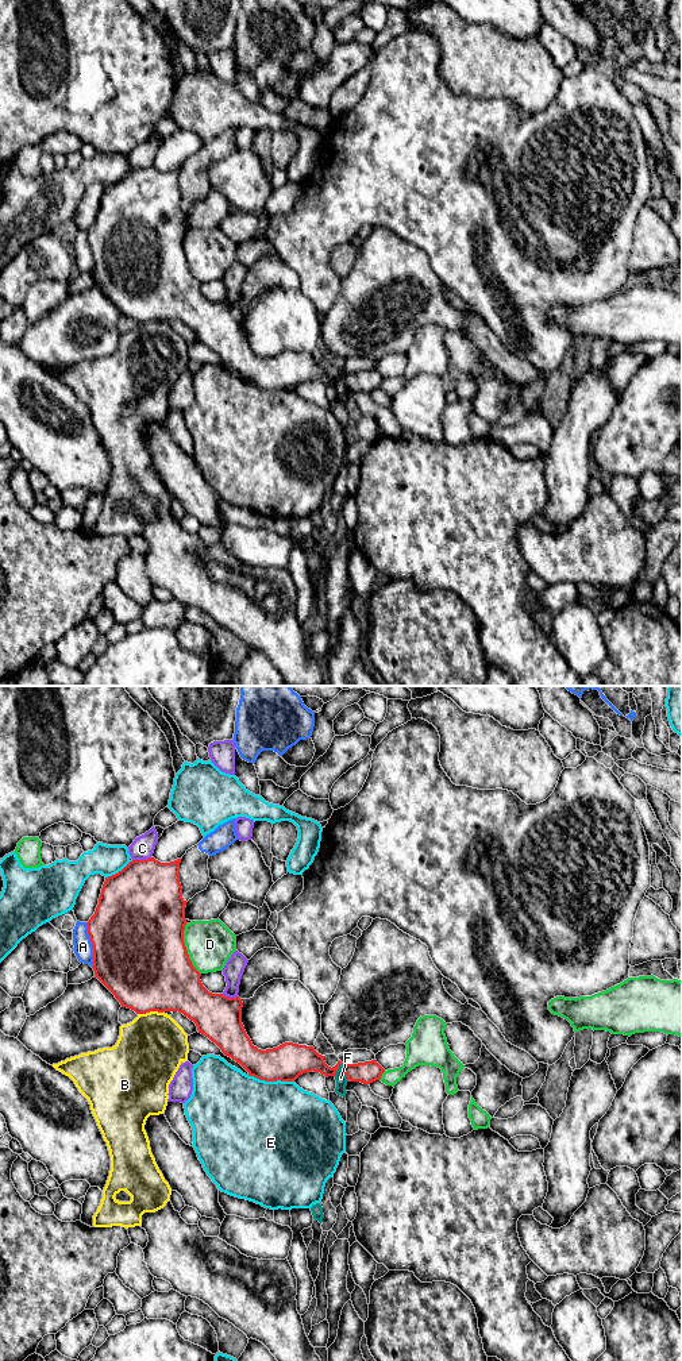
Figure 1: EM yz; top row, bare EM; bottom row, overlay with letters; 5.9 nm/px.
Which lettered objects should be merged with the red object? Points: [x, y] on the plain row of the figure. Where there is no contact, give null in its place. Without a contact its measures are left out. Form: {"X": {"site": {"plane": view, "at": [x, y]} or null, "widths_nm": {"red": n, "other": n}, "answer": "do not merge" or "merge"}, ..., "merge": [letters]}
{"A": {"site": {"plane": "yz", "at": [92, 254]}, "widths_nm": {"red": 500, "other": 110}, "answer": "do not merge"}, "B": {"site": {"plane": "yz", "at": [150, 319]}, "widths_nm": {"red": 500, "other": 400}, "answer": "do not merge"}, "C": {"site": {"plane": "yz", "at": [141, 169]}, "widths_nm": {"red": 460, "other": 140}, "answer": "do not merge"}, "D": {"site": {"plane": "yz", "at": [185, 258]}, "widths_nm": {"red": 500, "other": 280}, "answer": "do not merge"}, "E": {"site": {"plane": "yz", "at": [270, 389]}, "widths_nm": {"red": 220, "other": 500}, "answer": "do not merge"}, "F": {"site": {"plane": "yz", "at": [343, 380]}, "widths_nm": {"red": 160, "other": 70}, "answer": "do not merge"}, "merge": []}

